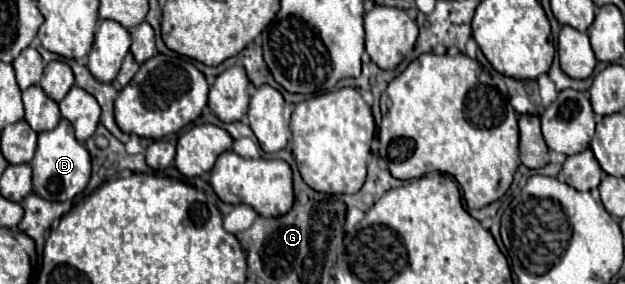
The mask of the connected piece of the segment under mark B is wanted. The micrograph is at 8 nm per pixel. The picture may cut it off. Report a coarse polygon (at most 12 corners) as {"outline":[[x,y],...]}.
{"outline":[[67,119],[39,133],[33,189],[71,201],[91,177],[91,155]]}

